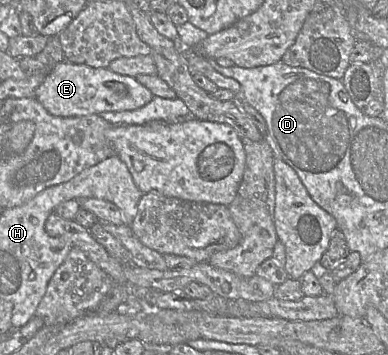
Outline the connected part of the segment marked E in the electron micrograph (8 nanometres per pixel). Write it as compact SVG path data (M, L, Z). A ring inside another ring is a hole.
M63 61L46 75L35 90L34 97L53 116L75 117L136 110L148 104L154 95L134 77L117 74L108 68Z

